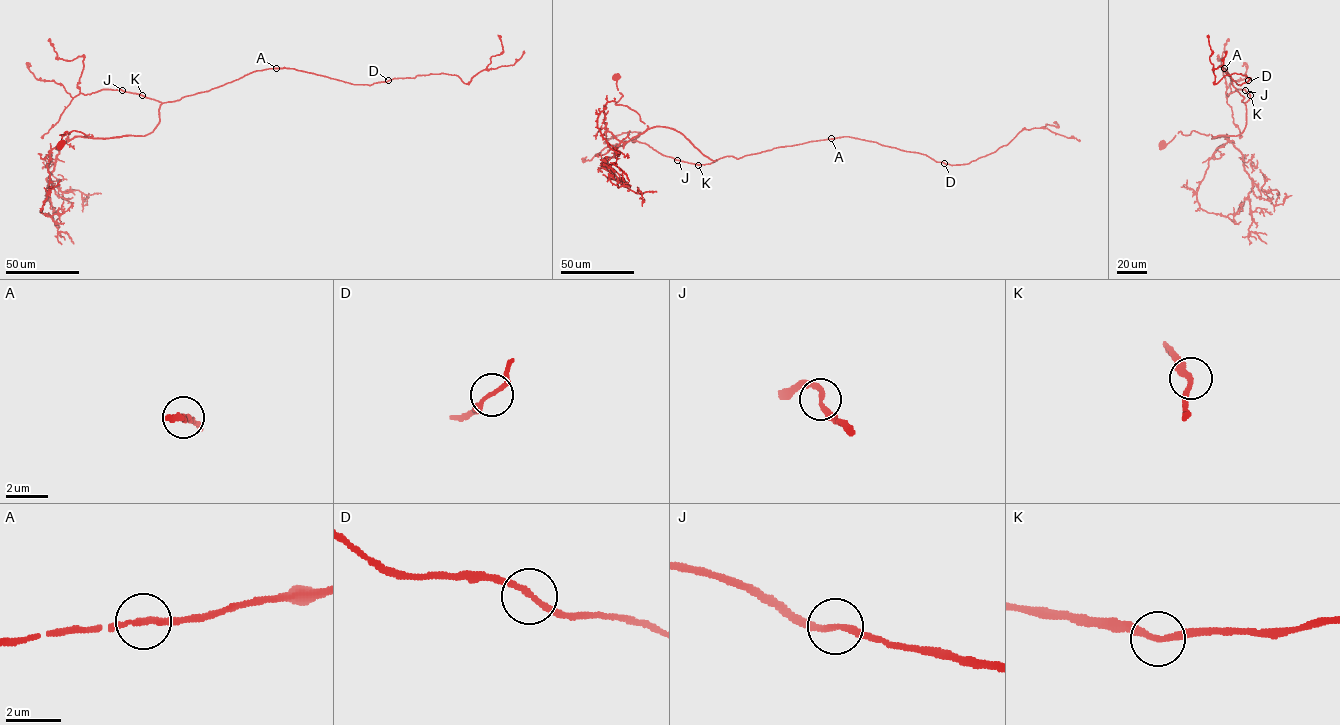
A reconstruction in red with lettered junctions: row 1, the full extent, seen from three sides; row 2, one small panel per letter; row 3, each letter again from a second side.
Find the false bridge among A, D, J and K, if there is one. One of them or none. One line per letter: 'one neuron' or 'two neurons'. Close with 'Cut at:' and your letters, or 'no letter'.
A: one neuron
D: one neuron
J: one neuron
K: one neuron
Cut at: no letter

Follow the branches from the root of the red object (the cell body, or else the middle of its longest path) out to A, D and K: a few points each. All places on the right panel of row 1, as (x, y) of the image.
A: (1162, 143), (1166, 145), (1180, 131), (1216, 137), (1212, 138), (1237, 136), (1243, 131), (1244, 98), (1224, 68)
D: (1162, 143), (1180, 131), (1212, 138), (1238, 135), (1246, 123), (1244, 98), (1222, 68), (1238, 84), (1248, 80)
K: (1162, 143), (1166, 145), (1180, 131), (1216, 137), (1212, 138), (1238, 135), (1246, 125), (1245, 102), (1250, 95)

